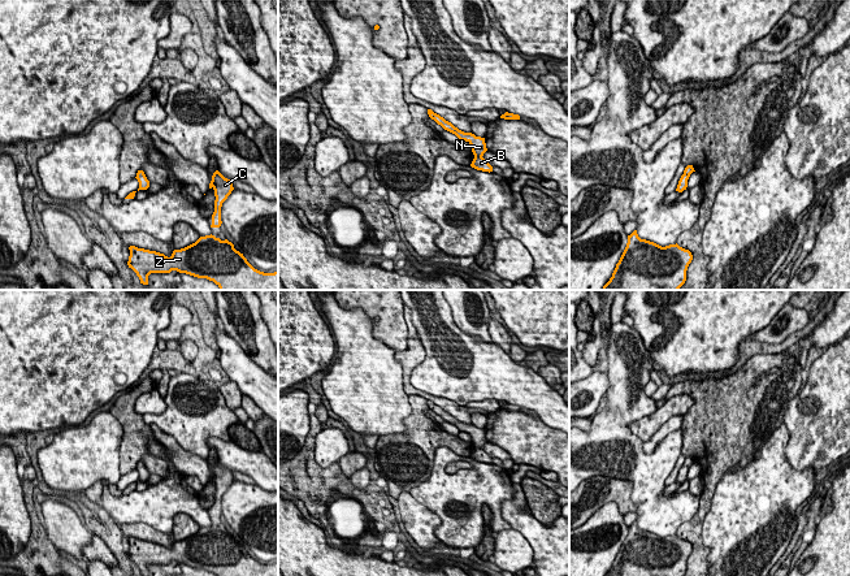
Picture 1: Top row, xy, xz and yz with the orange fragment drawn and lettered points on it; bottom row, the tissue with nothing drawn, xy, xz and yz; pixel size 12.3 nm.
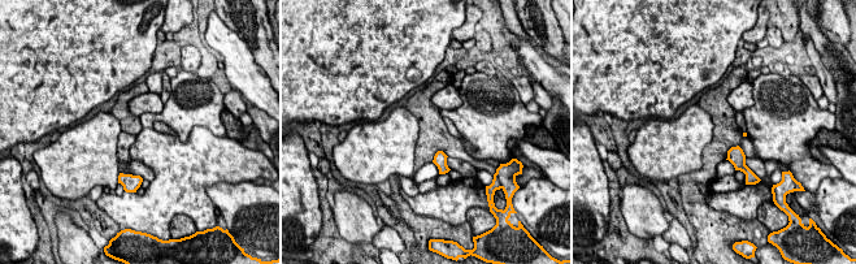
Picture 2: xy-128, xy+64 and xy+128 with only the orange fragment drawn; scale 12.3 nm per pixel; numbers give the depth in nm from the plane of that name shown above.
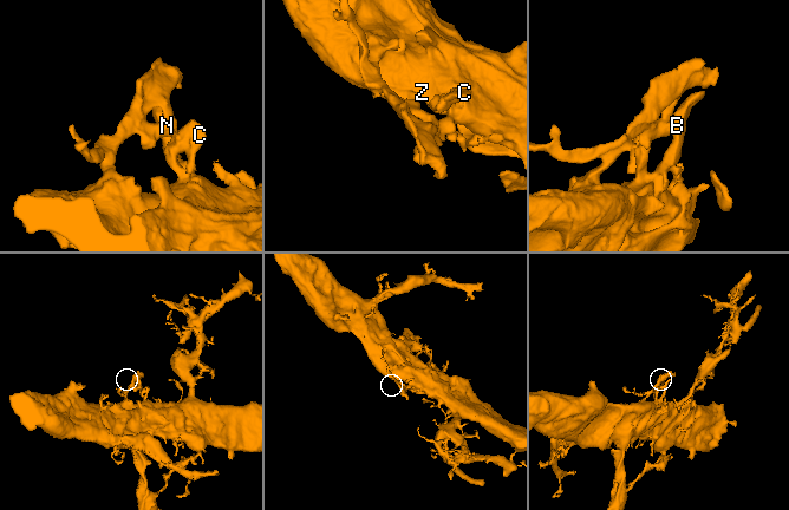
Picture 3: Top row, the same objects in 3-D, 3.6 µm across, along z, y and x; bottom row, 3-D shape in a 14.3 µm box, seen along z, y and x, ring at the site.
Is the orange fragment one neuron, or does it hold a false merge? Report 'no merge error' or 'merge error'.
merge error

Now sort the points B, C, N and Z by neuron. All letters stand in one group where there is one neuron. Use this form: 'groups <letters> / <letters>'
groups B C Z / N

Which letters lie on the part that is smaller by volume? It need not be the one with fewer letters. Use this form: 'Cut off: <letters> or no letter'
Cut off: N

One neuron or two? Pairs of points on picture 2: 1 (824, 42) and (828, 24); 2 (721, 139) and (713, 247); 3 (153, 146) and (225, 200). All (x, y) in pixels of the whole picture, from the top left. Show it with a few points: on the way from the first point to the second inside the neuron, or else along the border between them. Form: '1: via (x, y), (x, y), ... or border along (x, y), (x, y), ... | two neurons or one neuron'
1: border along (815, 21), (817, 27), (830, 40), (842, 44) | two neurons
2: via (709, 167), (694, 182), (694, 206), (705, 220) | one neuron
3: border along (237, 182), (213, 184), (207, 189), (205, 194) | two neurons

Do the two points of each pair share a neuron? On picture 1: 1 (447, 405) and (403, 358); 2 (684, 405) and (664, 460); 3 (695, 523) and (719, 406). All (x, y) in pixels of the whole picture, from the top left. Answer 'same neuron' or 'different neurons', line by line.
1: same neuron
2: different neurons
3: same neuron

